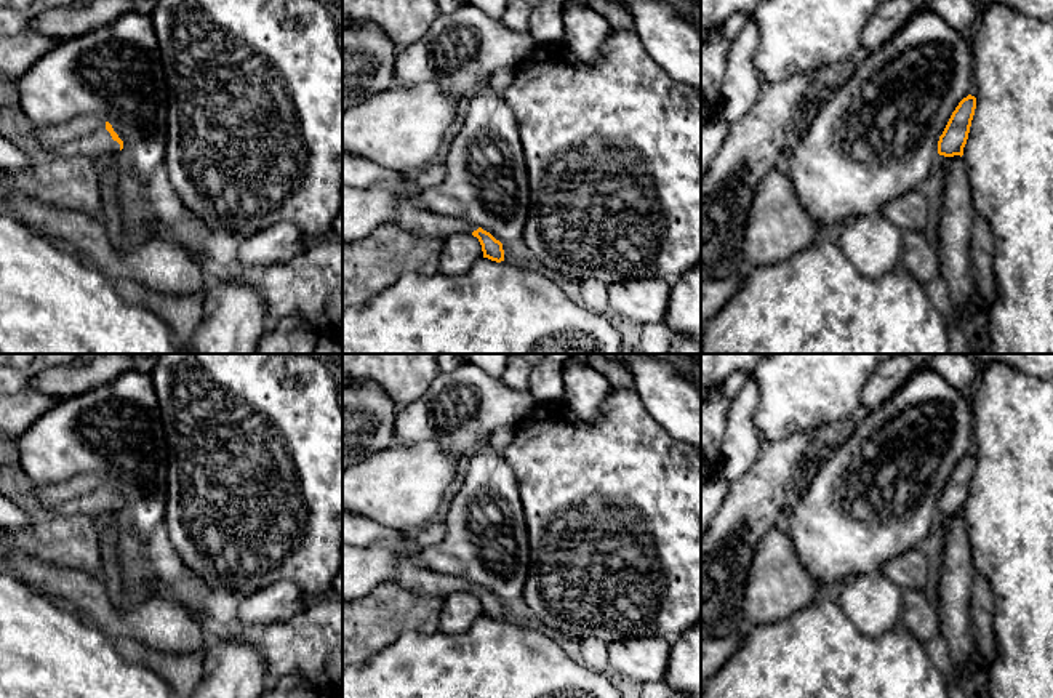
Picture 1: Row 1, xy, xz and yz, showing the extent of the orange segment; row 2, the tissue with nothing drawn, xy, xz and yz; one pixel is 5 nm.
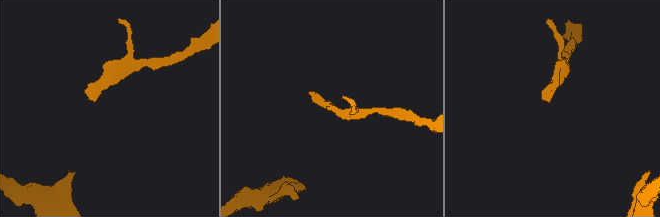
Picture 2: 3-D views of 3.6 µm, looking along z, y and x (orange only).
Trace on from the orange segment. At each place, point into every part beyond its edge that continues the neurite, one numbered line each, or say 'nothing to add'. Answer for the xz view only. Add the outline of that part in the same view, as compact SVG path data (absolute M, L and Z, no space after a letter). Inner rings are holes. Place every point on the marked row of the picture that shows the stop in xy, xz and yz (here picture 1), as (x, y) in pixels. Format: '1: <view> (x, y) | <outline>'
1: xz (410, 218) | M400 199L395 205L397 224L418 235L426 237L448 237L453 234L472 234L478 226L461 219L434 215L416 208L406 199Z

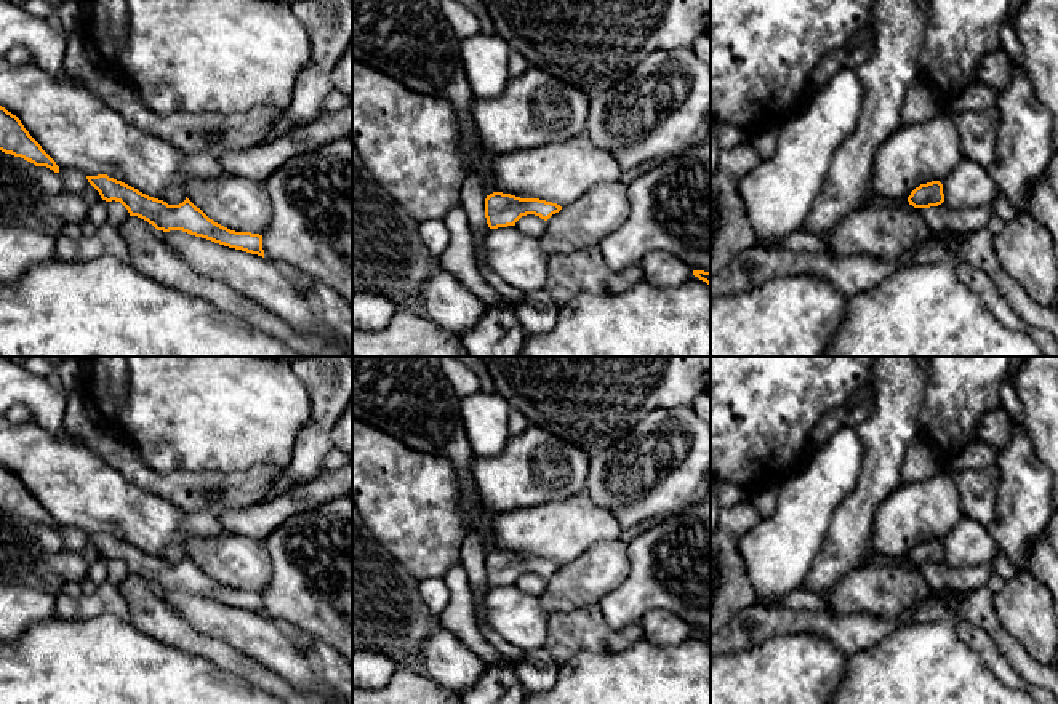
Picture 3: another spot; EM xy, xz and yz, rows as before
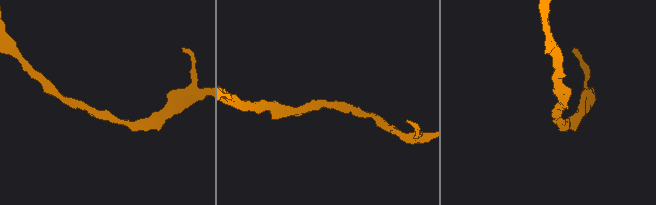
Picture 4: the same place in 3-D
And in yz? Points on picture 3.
nothing to add

